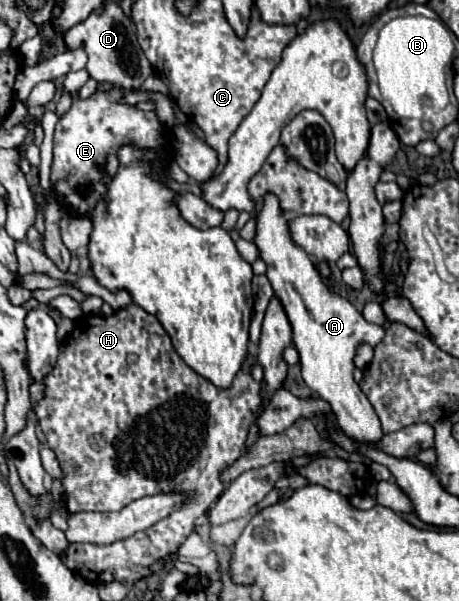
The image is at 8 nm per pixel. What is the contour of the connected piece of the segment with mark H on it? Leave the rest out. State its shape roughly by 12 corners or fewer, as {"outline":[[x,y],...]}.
{"outline":[[131,303],[75,321],[43,397],[65,507],[181,507],[61,561],[135,585],[225,485],[261,409],[249,357],[197,375]]}

